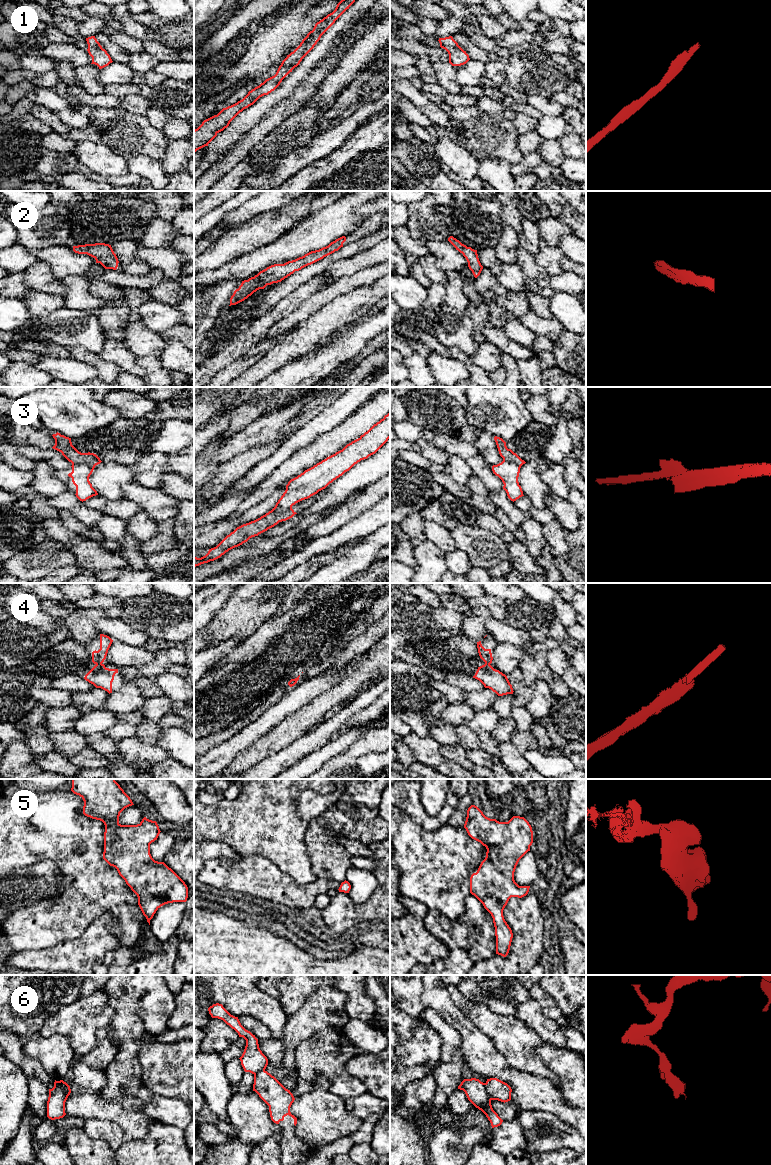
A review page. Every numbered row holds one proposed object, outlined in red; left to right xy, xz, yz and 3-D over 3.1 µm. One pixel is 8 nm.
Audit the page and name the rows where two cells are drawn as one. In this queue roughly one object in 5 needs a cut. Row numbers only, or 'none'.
3, 4, 6

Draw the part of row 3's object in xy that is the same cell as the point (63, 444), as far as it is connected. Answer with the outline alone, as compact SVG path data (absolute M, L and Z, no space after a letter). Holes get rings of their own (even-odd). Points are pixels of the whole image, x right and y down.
M56 433L52 435L55 439L55 445L53 449L62 453L62 455L73 464L86 463L92 467L100 464L102 461L94 453L81 453L79 452L71 442L71 438Z

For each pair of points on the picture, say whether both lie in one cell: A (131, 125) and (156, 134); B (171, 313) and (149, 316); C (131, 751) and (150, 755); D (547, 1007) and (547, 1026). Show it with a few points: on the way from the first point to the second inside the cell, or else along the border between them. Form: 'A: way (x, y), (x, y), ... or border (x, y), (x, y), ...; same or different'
A: way (137, 131), (140, 134), (150, 134); same
B: way (166, 316), (154, 316); same
C: way (136, 752), (145, 754); same
D: border (533, 998), (547, 1017), (558, 1022); different

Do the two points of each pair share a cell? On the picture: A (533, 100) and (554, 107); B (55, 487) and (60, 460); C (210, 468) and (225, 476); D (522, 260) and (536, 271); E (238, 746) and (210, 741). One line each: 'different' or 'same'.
A: same
B: different
C: different
D: same
E: different

